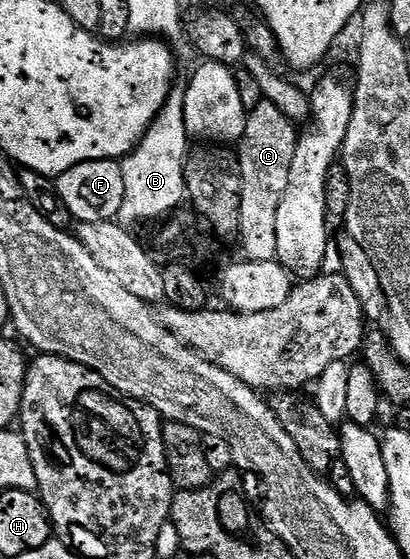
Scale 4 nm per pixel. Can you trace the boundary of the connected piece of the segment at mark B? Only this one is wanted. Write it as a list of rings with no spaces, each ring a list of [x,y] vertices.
[[[184,90],[170,91],[168,101],[141,142],[130,155],[120,160],[125,196],[116,222],[121,226],[137,229],[140,223],[149,223],[152,219],[164,220],[186,202],[185,161],[191,150],[191,140],[183,117],[184,104]]]

